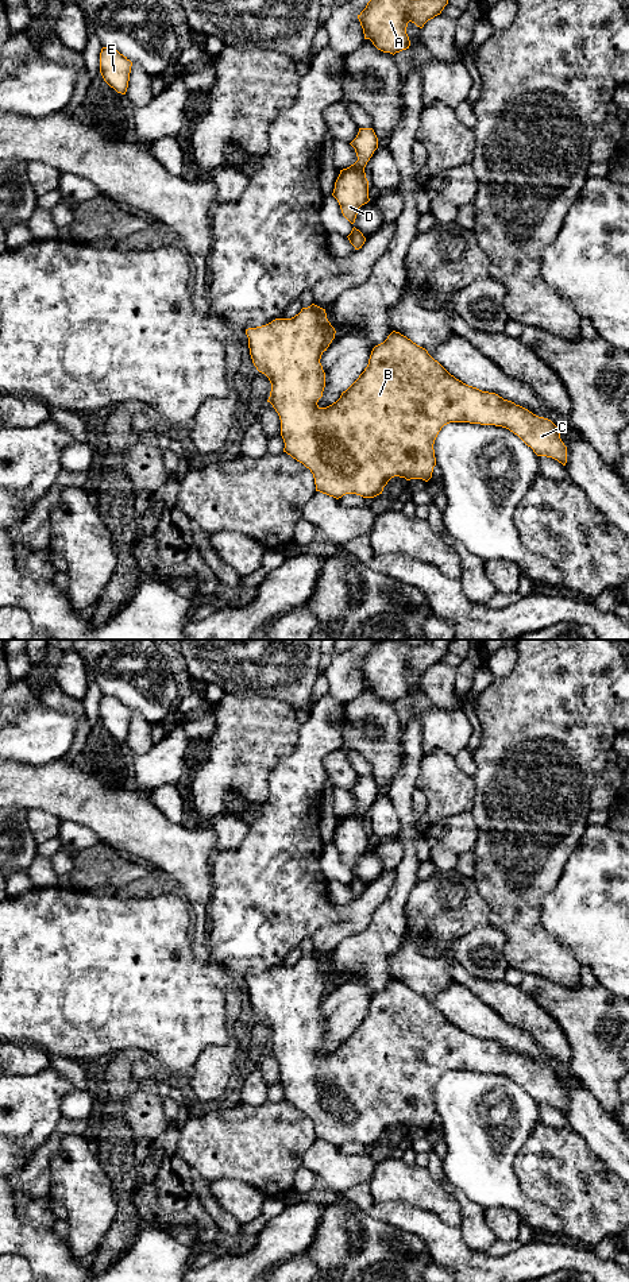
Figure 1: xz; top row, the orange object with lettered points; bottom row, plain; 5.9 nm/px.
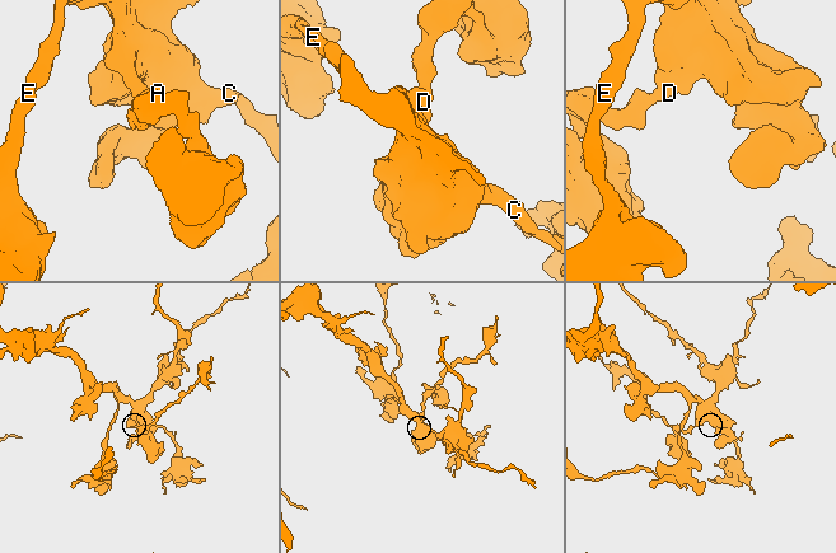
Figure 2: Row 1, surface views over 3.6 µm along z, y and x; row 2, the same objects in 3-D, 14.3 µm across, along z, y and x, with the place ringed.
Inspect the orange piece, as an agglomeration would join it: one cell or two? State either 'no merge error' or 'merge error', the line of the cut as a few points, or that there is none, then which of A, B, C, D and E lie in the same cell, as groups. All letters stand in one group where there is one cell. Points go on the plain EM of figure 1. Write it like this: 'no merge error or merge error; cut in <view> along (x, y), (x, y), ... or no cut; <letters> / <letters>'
no merge error; no cut; A B C D E

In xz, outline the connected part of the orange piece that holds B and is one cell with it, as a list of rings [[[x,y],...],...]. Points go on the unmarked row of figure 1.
[[[312,951],[292,966],[246,977],[254,1013],[265,1022],[271,1039],[267,1050],[281,1067],[283,1100],[310,1117],[316,1139],[336,1147],[346,1142],[374,1146],[394,1125],[432,1125],[436,1113],[435,1088],[449,1070],[502,1074],[517,1082],[537,1104],[547,1104],[563,1113],[567,1094],[557,1074],[548,1066],[482,1039],[451,1023],[425,996],[393,978],[371,999],[368,1012],[359,1026],[327,1055],[317,1053],[325,1035],[321,1003],[335,986],[335,976],[325,957]]]

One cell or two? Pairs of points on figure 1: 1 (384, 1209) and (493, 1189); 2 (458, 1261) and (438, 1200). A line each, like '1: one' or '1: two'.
1: two
2: two

